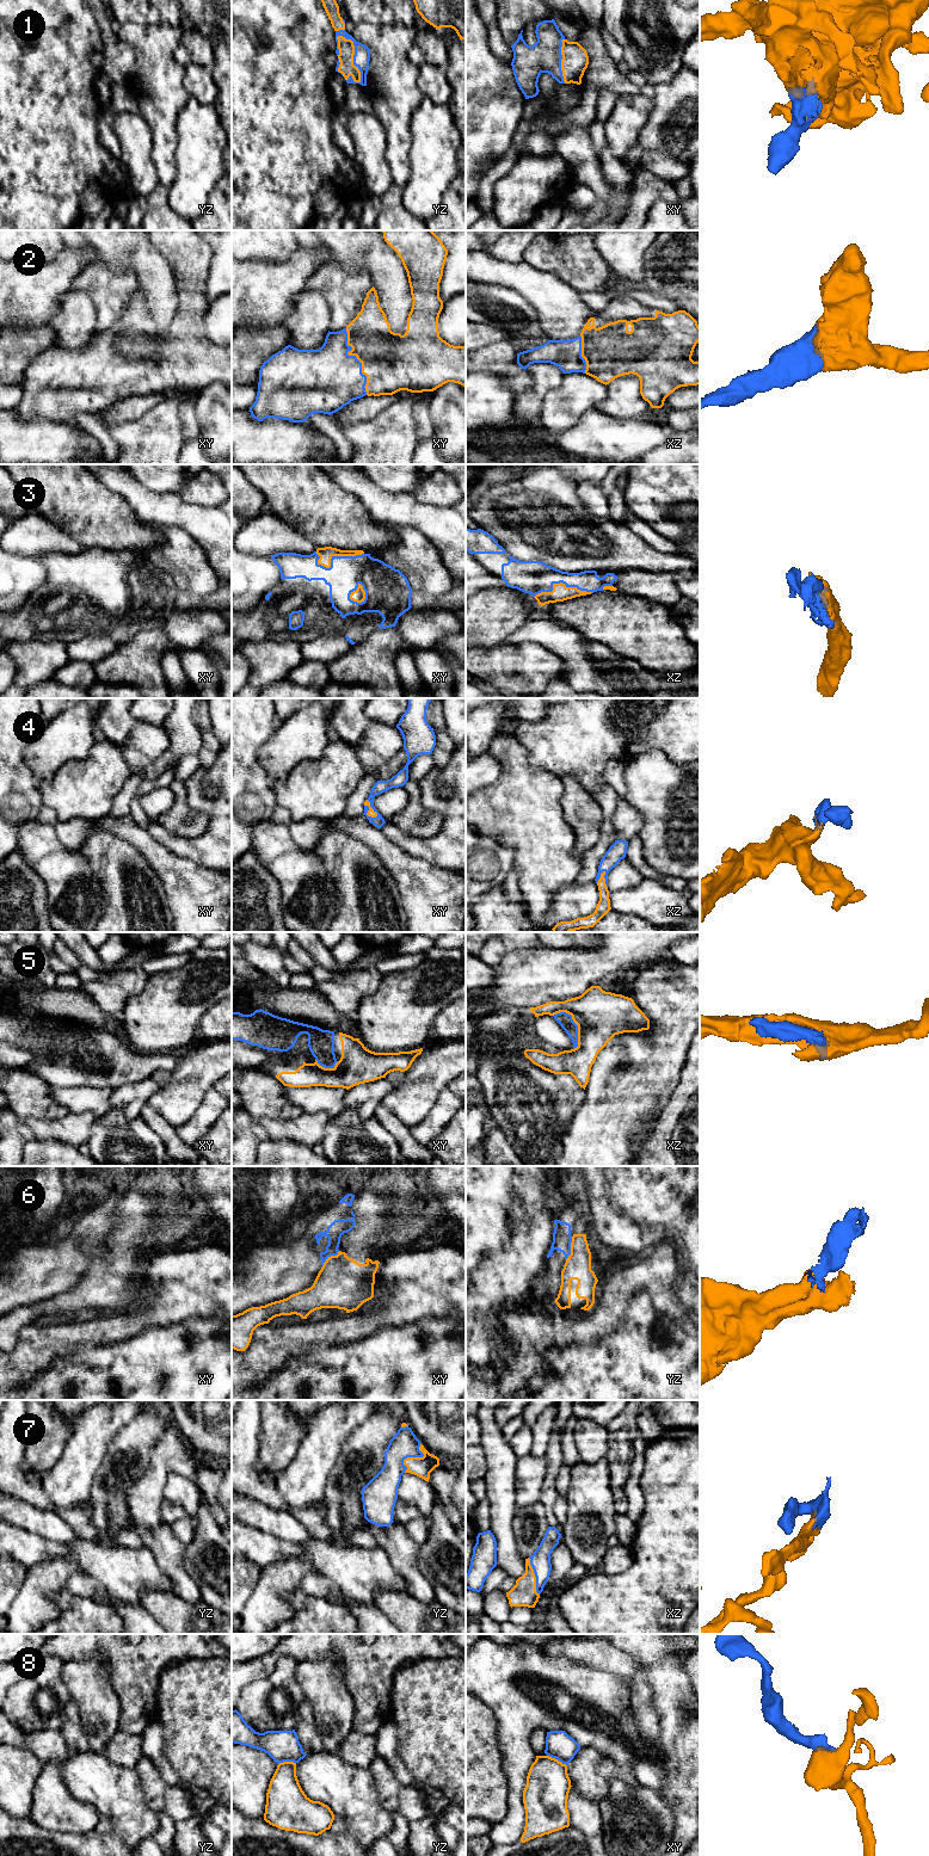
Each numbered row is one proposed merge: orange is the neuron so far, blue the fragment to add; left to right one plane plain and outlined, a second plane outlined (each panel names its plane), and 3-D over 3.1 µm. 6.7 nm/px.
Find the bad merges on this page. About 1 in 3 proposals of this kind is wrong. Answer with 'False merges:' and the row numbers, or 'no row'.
False merges: 6, 8

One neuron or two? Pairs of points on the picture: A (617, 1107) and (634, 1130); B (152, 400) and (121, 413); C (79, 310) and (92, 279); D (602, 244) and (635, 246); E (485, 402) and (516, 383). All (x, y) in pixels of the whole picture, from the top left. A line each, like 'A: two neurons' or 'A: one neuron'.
A: one neuron
B: one neuron
C: two neurons
D: one neuron
E: two neurons

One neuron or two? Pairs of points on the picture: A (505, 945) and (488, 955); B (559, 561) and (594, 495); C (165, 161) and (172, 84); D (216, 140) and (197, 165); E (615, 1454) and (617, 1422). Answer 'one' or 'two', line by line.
A: one
B: two
C: one
D: one
E: one

